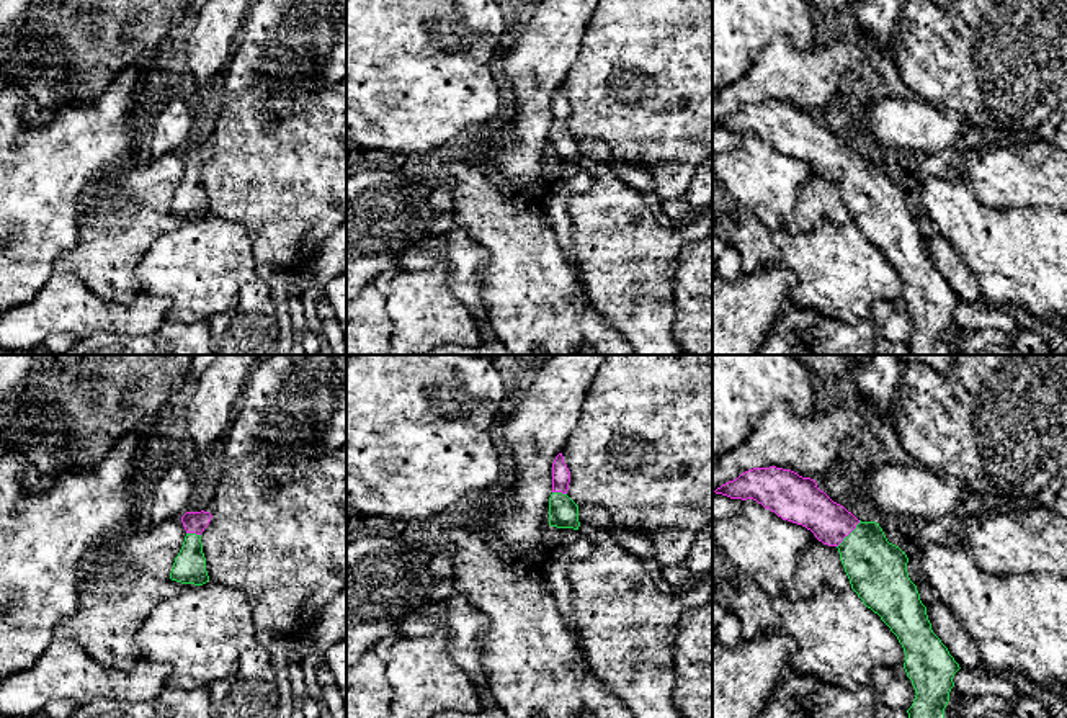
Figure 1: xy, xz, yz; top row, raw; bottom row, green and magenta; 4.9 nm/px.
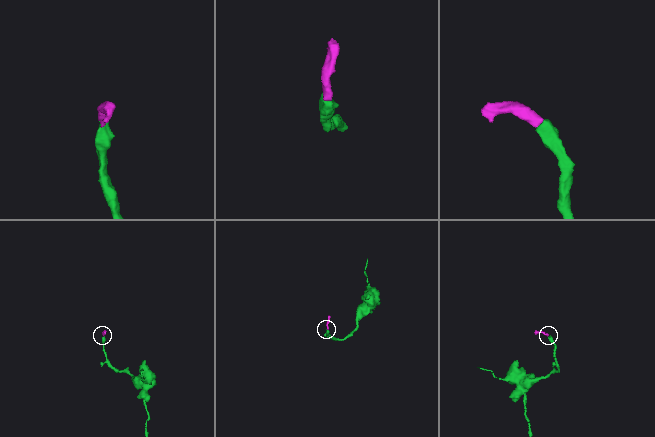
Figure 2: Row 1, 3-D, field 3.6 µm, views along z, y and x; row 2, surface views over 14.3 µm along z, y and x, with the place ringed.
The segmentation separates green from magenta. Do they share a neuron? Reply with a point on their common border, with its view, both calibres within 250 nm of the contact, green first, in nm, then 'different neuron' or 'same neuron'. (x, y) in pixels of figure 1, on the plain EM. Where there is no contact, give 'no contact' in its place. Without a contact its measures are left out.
yz (850, 167) | 280/200 nm | same neuron

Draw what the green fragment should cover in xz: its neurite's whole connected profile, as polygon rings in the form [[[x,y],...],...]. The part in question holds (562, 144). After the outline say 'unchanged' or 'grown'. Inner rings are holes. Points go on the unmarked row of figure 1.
[[[559,87],[552,96],[552,128],[549,131],[549,159],[578,164],[578,139],[567,129],[570,105]]]; grown

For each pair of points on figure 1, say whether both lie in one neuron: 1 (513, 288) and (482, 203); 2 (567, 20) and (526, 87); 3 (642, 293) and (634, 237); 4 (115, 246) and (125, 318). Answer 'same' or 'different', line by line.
1: same
2: same
3: same
4: different

